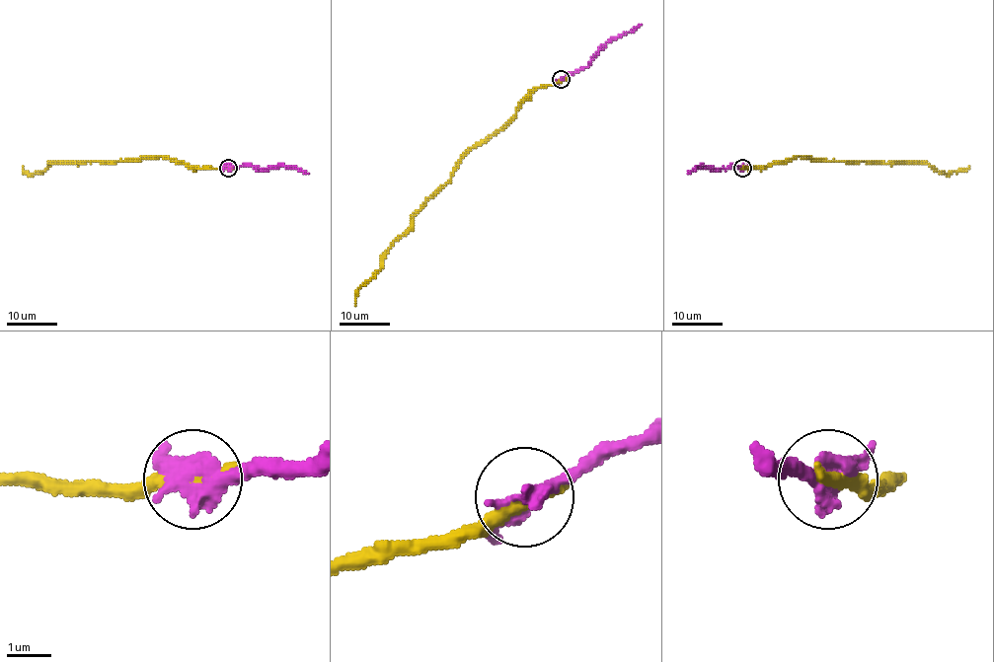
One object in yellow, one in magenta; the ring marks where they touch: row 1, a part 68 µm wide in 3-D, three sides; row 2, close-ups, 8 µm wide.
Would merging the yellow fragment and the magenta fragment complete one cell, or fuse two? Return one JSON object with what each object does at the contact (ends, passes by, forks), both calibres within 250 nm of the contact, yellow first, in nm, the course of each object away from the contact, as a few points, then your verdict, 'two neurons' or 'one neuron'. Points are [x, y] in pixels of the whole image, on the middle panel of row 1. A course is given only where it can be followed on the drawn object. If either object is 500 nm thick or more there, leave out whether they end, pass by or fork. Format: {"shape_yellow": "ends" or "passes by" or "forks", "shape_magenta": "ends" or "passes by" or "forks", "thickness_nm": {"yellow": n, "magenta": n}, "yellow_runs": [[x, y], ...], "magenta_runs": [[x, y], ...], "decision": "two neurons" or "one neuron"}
{"shape_yellow": "ends", "shape_magenta": "passes by", "thickness_nm": {"yellow": 400, "magenta": 360}, "yellow_runs": [[561, 79], [536, 87], [502, 126], [461, 158], [451, 179], [392, 244], [381, 268], [357, 291], [354, 306]], "magenta_runs": [[561, 79], [585, 68], [613, 38], [641, 24]], "decision": "one neuron"}

